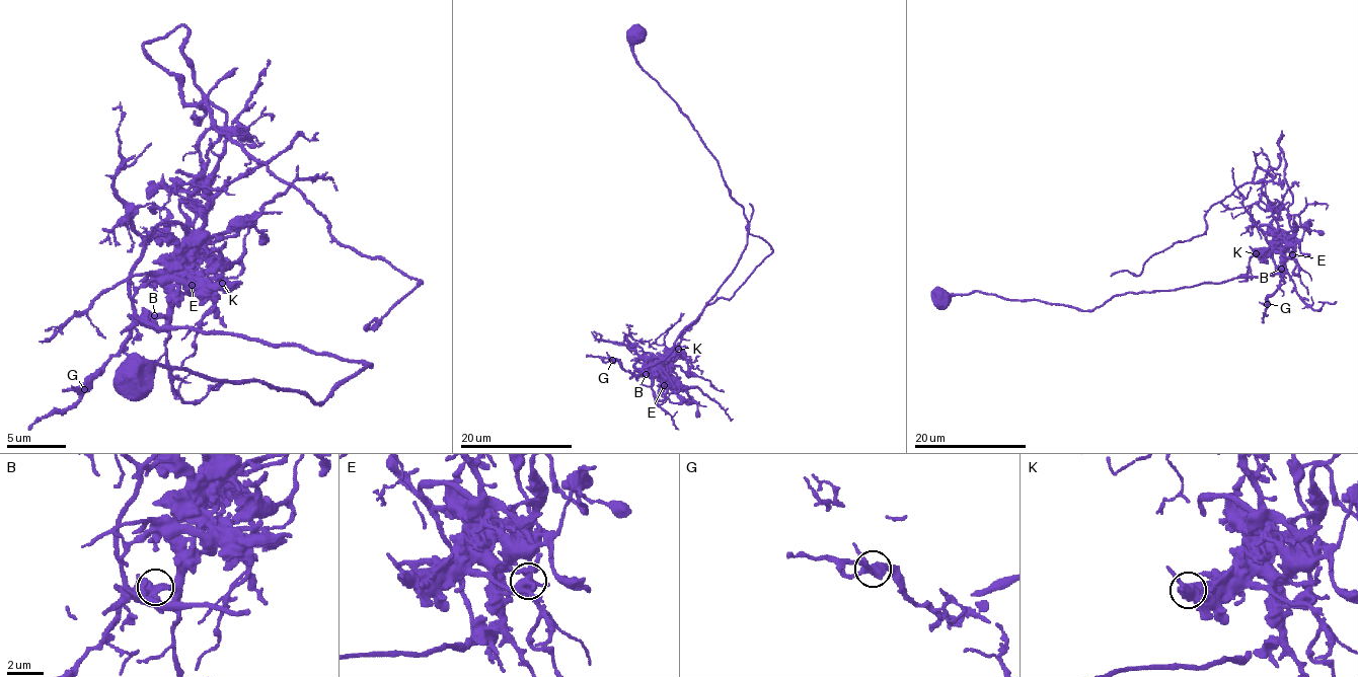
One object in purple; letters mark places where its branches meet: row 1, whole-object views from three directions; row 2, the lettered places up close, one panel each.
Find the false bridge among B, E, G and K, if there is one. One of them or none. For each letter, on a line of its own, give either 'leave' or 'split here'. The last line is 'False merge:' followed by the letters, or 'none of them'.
B: leave
E: split here
G: leave
K: leave
False merge: E

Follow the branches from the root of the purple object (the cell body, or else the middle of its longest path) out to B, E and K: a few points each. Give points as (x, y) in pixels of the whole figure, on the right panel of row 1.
B: (941, 299), (981, 291), (1091, 310), (1126, 293), (1171, 291), (1237, 277), (1261, 277), (1281, 269)
E: (941, 299), (981, 291), (1091, 310), (1126, 293), (1171, 291), (1201, 283), (1274, 275), (1292, 254)
K: (941, 299), (981, 291), (1091, 310), (1126, 293), (1261, 277), (1284, 268), (1279, 250), (1256, 253)

